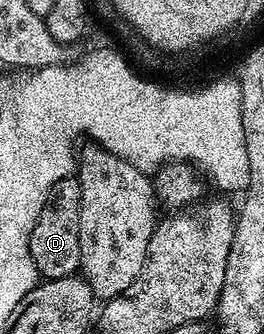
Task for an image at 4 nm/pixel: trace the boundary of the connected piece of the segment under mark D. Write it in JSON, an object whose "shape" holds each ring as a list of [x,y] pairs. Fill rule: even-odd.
{"shape":[[[75,175],[58,179],[54,187],[46,195],[46,203],[42,203],[42,211],[38,215],[38,223],[34,223],[34,231],[30,231],[30,259],[34,259],[34,267],[41,278],[53,281],[63,277],[71,277],[80,267],[80,244],[78,243],[78,215],[82,207],[82,187]]]}

